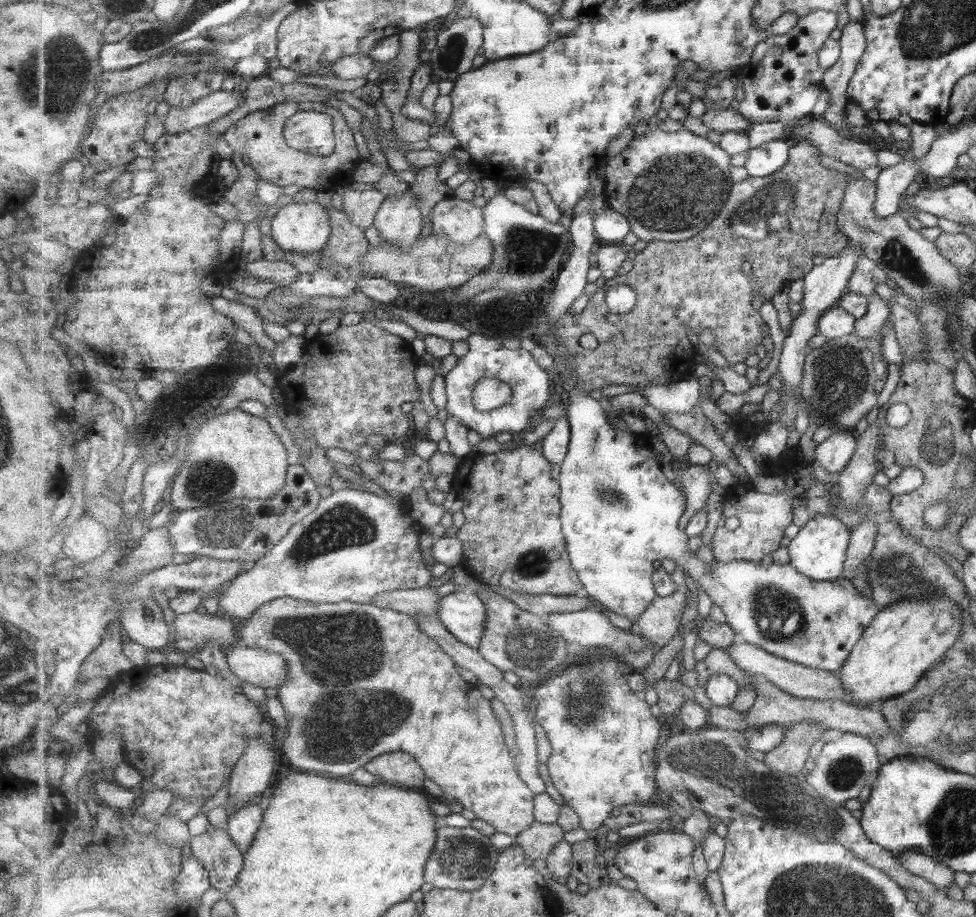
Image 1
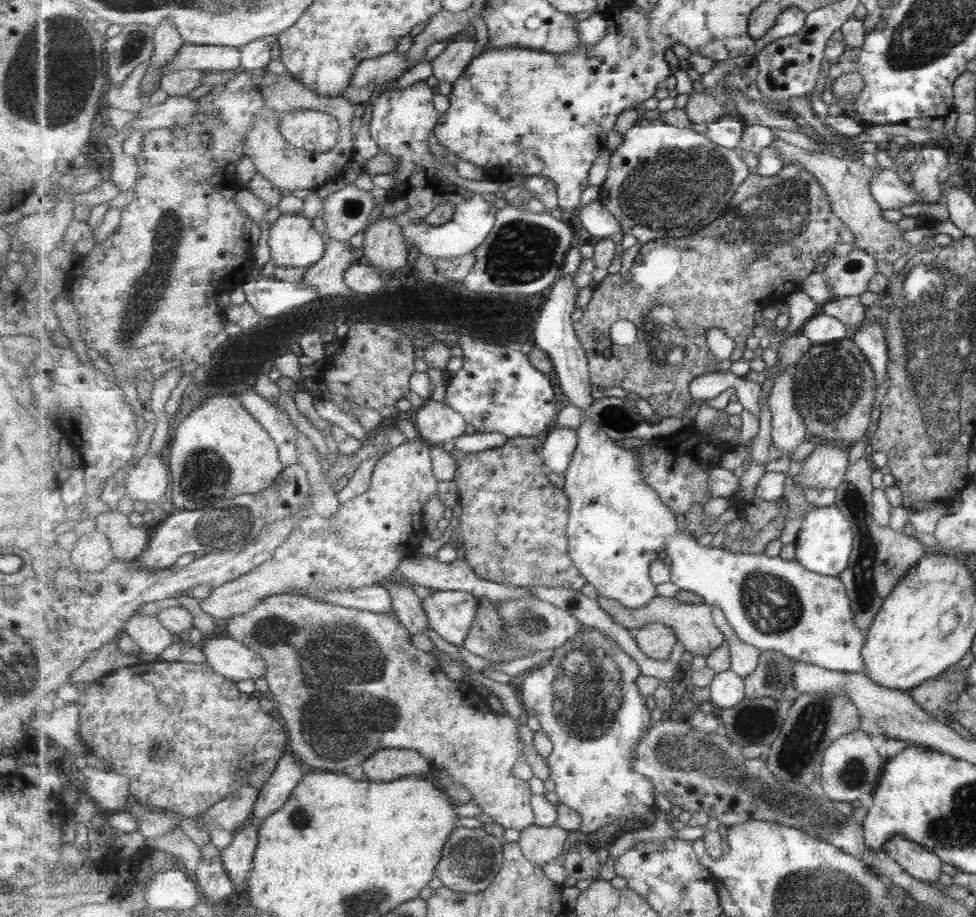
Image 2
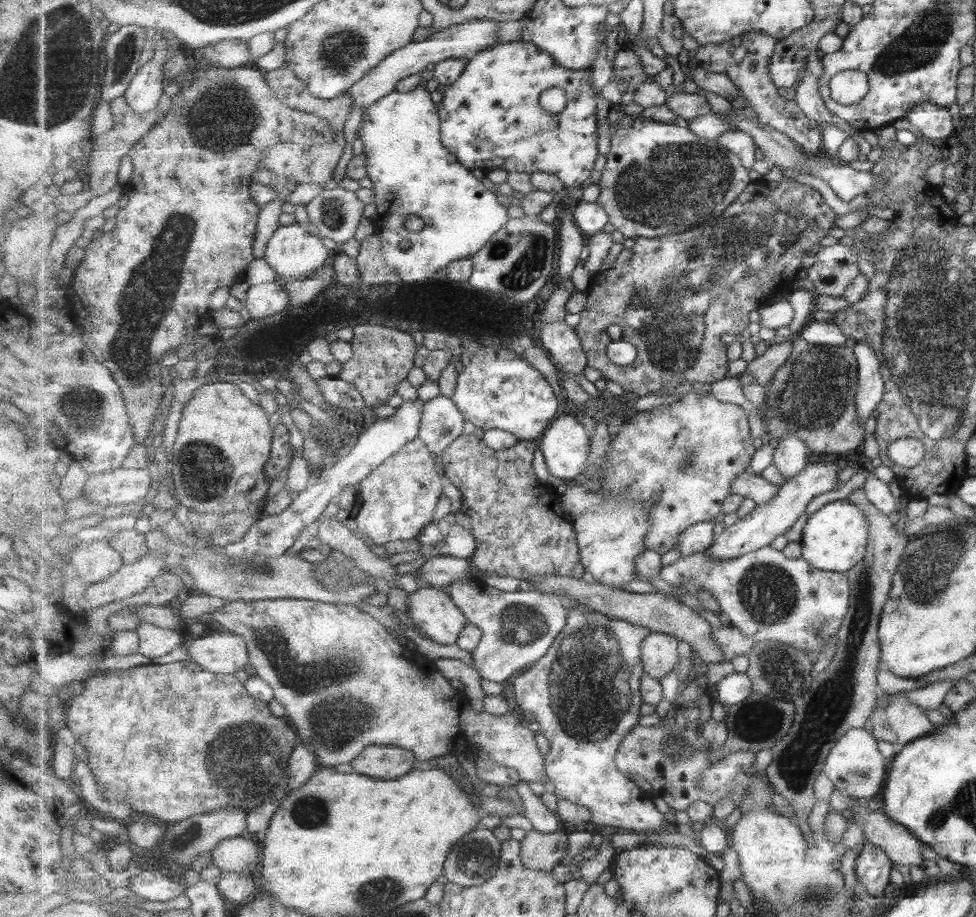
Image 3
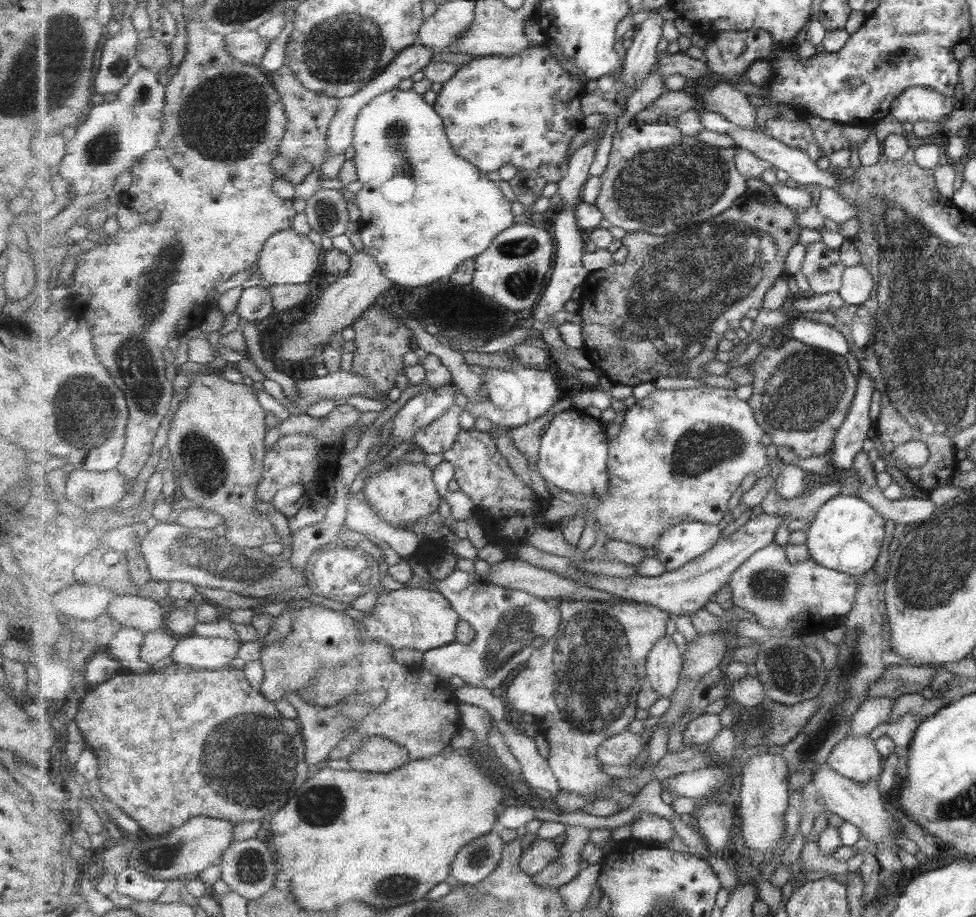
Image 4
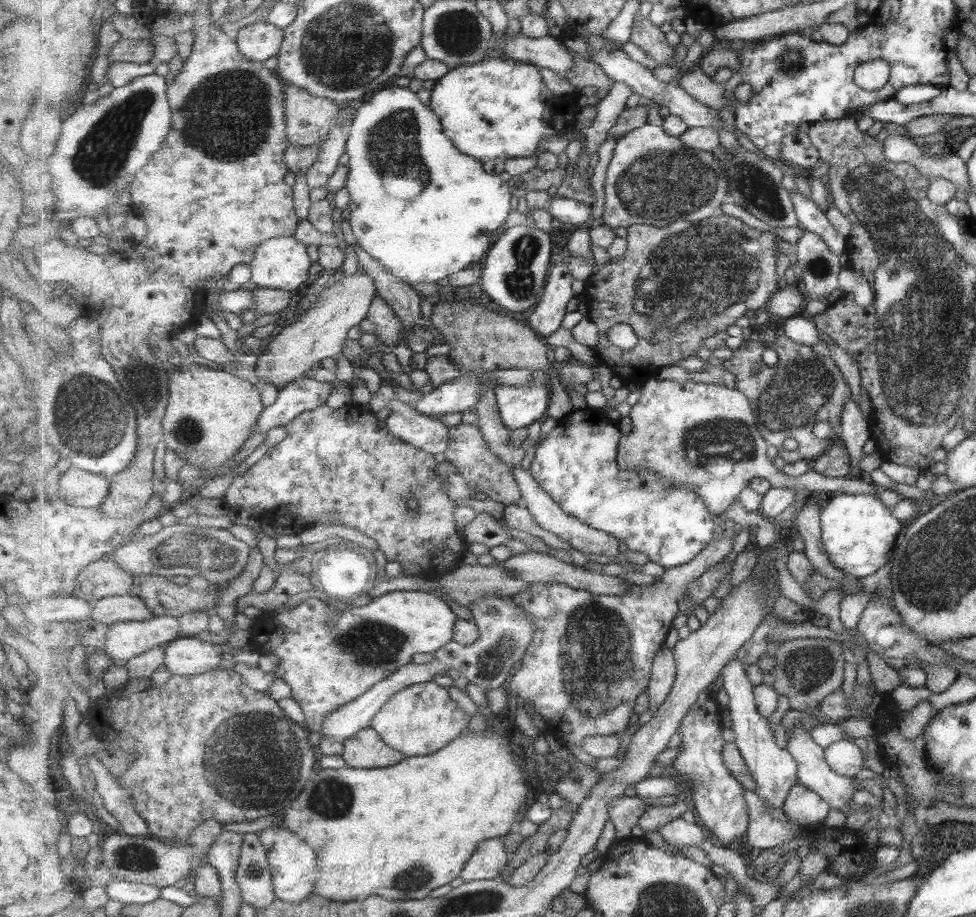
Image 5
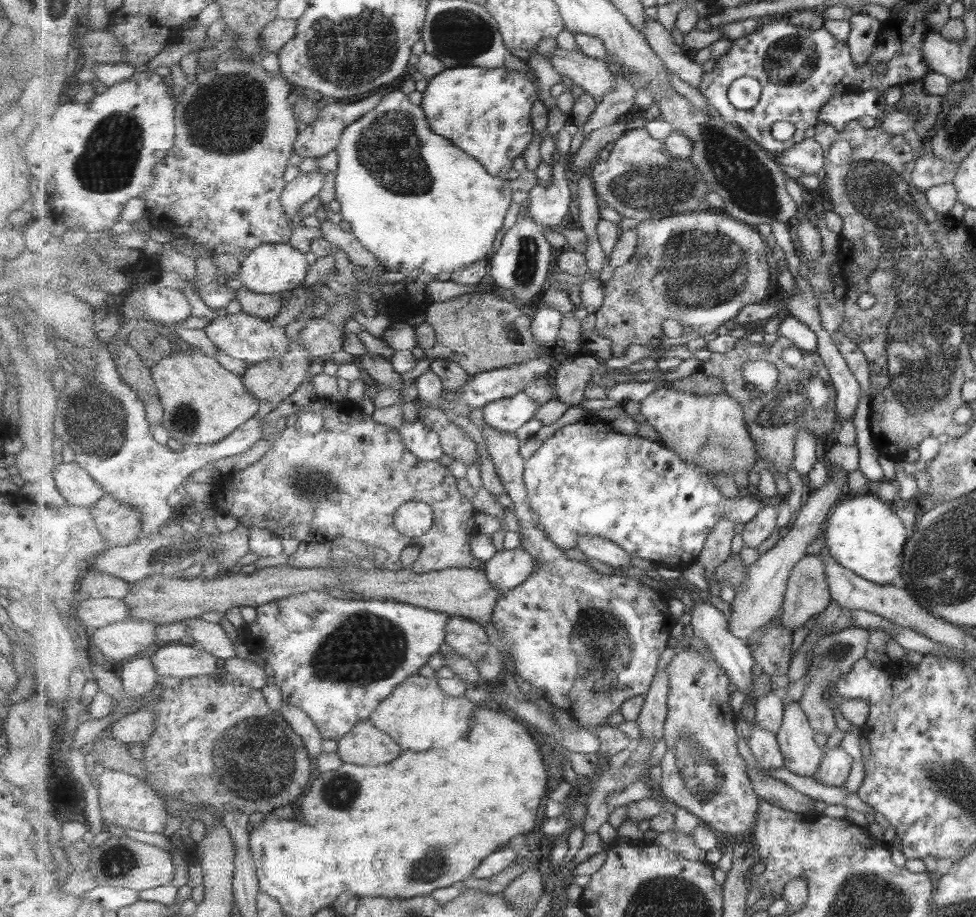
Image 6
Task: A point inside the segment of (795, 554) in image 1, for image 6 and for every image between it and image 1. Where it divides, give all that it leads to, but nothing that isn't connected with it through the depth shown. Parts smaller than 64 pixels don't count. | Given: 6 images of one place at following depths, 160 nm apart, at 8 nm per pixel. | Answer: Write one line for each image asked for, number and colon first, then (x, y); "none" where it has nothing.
2: (825, 541)
3: (834, 538)
4: (846, 535)
5: (858, 531)
6: (865, 537)

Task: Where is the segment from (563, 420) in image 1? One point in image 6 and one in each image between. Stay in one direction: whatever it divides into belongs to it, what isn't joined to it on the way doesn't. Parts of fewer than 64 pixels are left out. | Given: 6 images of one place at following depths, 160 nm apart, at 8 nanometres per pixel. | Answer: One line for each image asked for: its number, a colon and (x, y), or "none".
2: (559, 445)
3: (566, 446)
4: (574, 454)
5: (577, 464)
6: (587, 479)

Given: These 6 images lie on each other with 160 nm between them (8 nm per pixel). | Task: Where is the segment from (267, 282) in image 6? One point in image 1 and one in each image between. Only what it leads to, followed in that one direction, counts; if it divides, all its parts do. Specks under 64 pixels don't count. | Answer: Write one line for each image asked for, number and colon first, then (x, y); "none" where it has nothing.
1: (301, 228)
2: (295, 241)
3: (295, 252)
4: (288, 258)
5: (282, 263)

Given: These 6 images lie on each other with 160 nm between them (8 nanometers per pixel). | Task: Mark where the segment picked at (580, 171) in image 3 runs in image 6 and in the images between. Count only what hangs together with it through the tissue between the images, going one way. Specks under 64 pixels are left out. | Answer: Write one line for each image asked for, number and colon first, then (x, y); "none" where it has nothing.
4: (524, 109)
5: (497, 109)
6: (486, 113)

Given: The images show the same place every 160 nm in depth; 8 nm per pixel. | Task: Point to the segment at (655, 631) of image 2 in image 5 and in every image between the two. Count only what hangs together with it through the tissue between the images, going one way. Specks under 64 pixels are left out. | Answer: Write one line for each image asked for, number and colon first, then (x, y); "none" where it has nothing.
3: (660, 652)
4: (665, 662)
5: (664, 673)

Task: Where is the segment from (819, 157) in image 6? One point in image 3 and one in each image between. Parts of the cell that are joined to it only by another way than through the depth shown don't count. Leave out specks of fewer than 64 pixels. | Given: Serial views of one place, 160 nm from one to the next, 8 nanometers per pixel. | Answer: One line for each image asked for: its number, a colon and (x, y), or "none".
3: (745, 59)
4: (797, 134)
5: (798, 150)

